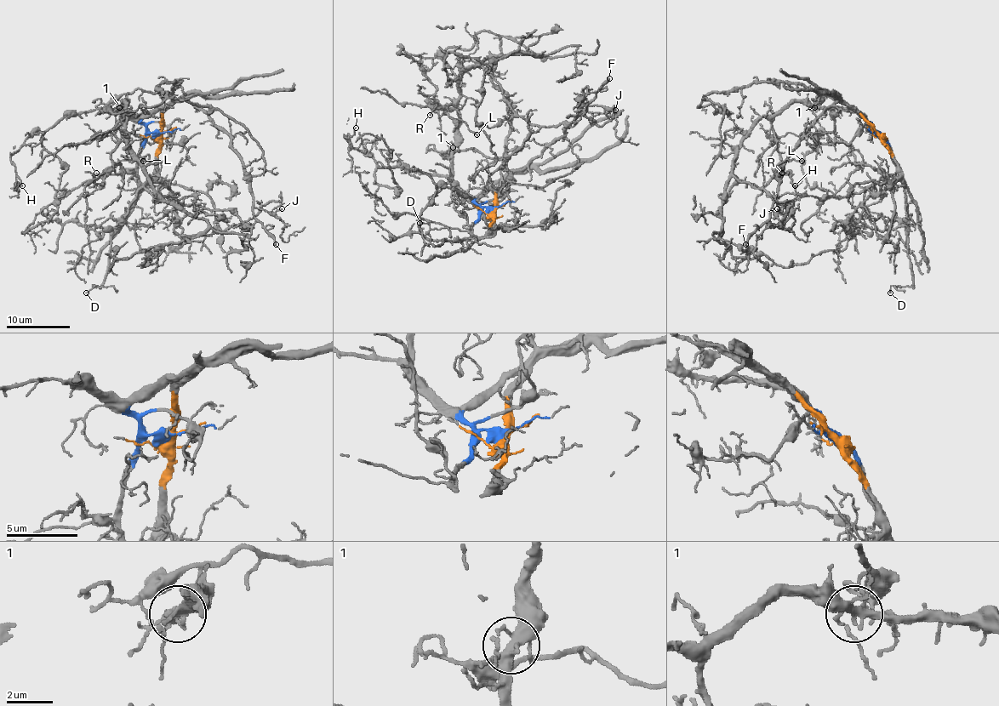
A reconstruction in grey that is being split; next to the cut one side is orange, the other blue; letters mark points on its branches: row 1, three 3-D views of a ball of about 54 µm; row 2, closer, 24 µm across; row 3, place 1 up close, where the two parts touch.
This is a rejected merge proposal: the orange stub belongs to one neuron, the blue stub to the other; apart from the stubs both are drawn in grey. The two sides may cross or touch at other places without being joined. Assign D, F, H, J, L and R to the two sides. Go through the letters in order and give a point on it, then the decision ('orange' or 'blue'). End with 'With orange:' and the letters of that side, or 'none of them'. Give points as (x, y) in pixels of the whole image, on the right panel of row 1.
D: (890, 293) | blue
F: (745, 244) | orange
H: (795, 185) | blue
J: (777, 208) | orange
L: (802, 161) | blue
R: (782, 173) | blue
With orange: F, J

